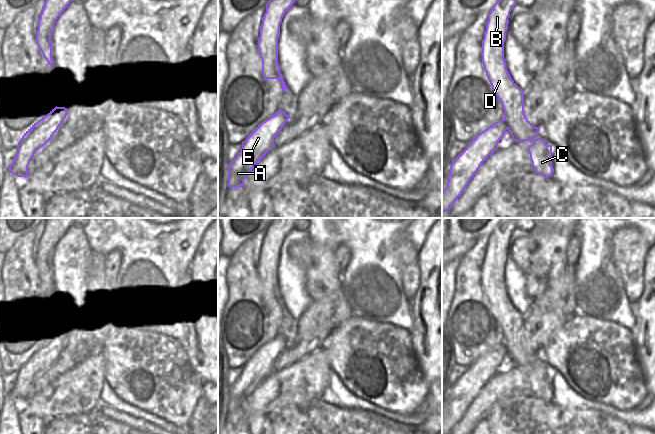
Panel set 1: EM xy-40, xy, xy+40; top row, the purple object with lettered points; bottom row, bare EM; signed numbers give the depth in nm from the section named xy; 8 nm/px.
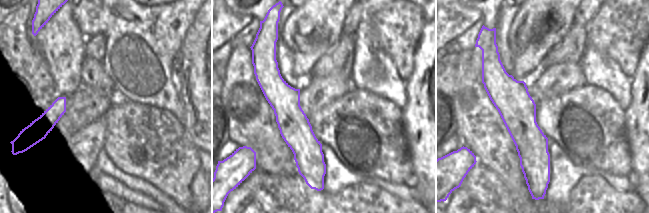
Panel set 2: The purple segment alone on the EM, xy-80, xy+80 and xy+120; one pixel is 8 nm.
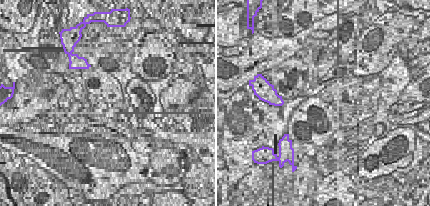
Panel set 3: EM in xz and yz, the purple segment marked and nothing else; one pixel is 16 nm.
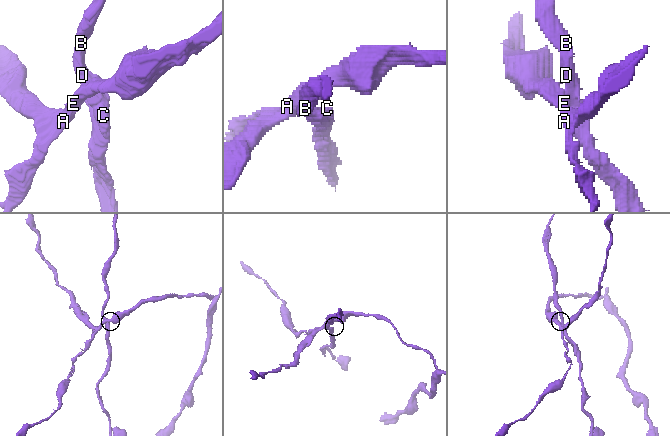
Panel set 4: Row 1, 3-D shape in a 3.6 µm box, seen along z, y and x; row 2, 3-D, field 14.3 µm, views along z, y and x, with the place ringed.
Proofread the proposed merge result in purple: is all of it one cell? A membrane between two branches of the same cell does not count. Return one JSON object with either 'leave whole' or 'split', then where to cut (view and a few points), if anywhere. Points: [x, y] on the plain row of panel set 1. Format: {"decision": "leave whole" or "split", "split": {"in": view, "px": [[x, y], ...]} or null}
{"decision": "split", "split": {"in": "xy+40", "px": [[503, 343], [508, 352]]}}

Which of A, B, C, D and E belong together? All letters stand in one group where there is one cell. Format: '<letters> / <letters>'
A E / B C D

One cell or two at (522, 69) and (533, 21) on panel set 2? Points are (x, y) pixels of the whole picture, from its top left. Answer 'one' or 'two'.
one

